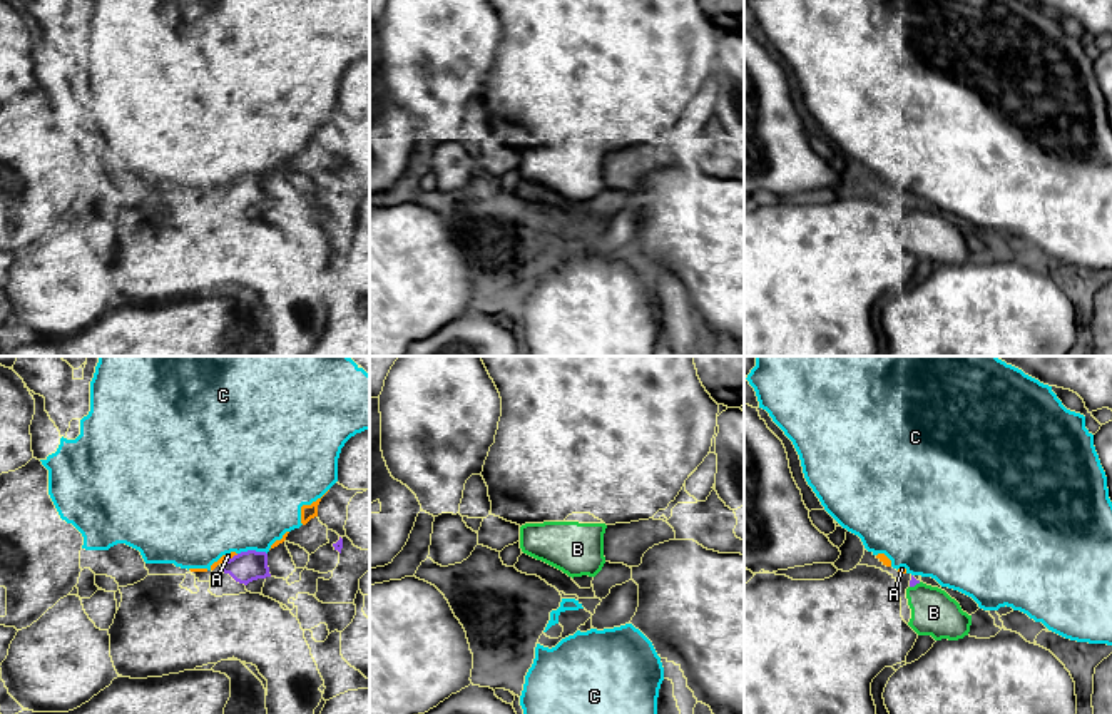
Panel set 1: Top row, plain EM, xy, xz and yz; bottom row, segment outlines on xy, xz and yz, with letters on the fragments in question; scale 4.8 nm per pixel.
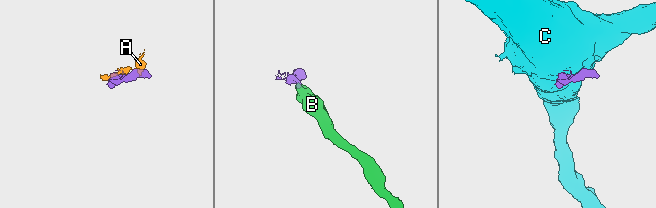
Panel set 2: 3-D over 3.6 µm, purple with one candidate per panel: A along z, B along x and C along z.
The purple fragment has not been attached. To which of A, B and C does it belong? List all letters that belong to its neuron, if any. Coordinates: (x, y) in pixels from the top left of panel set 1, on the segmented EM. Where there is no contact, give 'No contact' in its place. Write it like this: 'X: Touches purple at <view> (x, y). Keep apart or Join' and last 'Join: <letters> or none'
A: Touches purple at xy (229, 559). Keep apart
B: Touches purple at yz (915, 584). Join
C: Touches purple at xy (251, 550). Keep apart
Join: B

